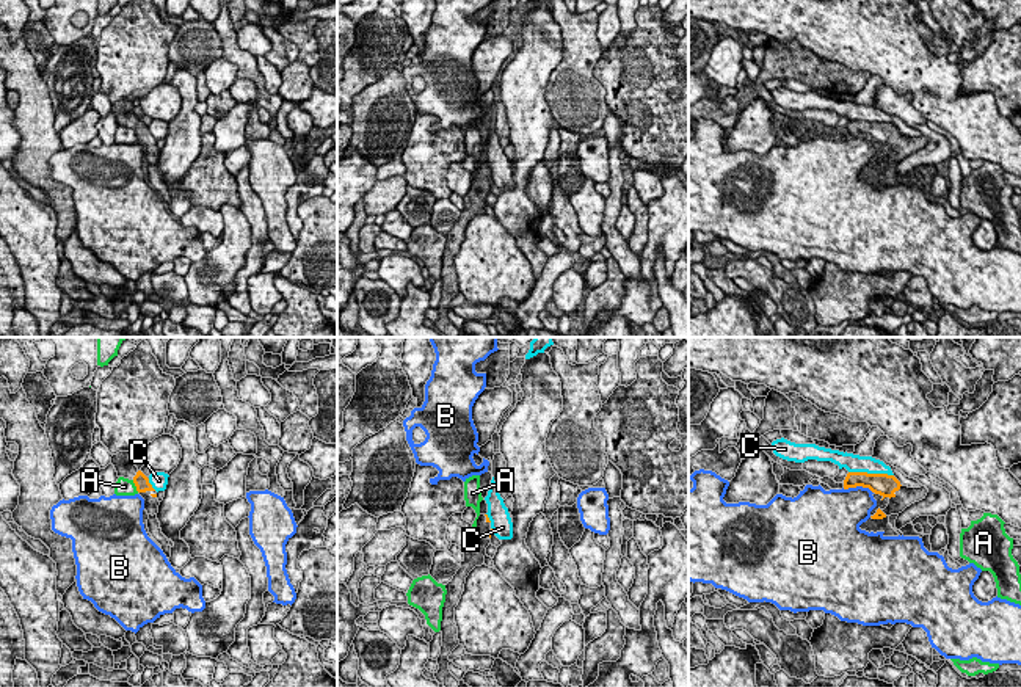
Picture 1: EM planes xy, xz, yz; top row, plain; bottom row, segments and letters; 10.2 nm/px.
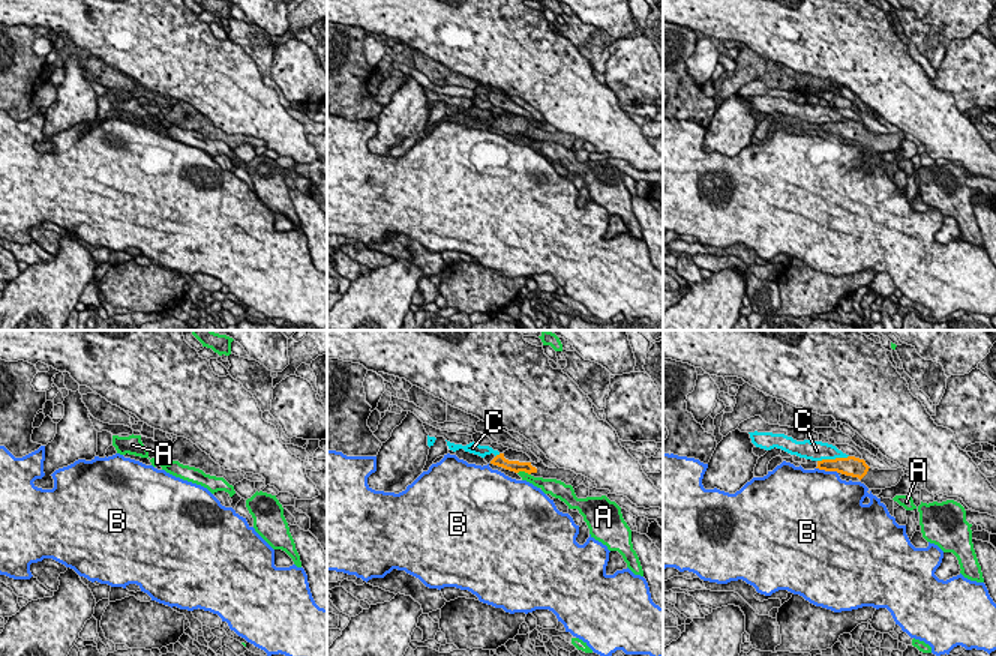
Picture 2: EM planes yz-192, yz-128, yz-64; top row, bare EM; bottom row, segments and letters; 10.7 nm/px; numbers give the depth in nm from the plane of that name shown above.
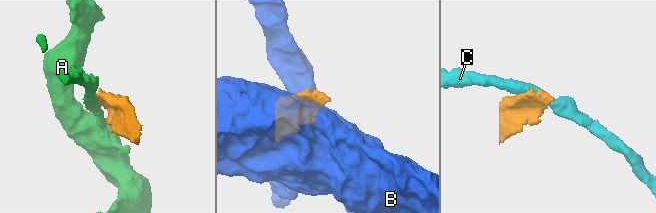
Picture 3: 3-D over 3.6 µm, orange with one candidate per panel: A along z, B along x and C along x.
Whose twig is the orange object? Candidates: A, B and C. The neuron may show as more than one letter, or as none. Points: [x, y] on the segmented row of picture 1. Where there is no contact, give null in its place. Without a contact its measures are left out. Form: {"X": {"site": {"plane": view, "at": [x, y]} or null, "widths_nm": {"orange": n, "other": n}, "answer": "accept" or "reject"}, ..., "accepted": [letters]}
{"A": {"site": {"plane": "xy", "at": [135, 485]}, "widths_nm": {"orange": 160, "other": 190}, "answer": "reject"}, "B": {"site": {"plane": "yz", "at": [858, 485]}, "widths_nm": {"orange": 220, "other": 400}, "answer": "reject"}, "C": {"site": {"plane": "yz", "at": [871, 474]}, "widths_nm": {"orange": 240, "other": 190}, "answer": "reject"}, "accepted": []}

